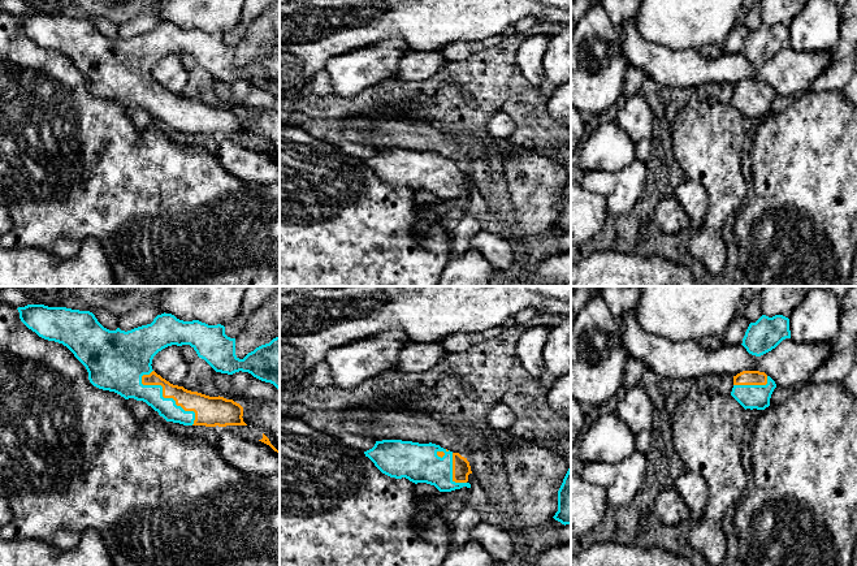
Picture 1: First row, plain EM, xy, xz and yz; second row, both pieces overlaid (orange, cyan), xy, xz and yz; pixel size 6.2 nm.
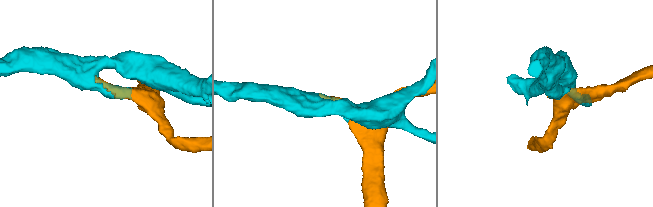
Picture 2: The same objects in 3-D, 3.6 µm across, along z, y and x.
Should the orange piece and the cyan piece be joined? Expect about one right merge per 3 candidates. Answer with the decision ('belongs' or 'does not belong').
belongs

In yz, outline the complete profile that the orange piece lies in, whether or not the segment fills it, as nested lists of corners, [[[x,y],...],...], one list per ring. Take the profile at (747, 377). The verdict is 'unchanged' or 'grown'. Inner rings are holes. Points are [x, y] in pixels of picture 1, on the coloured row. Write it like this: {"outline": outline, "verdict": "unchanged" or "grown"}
{"outline": [[[743,371],[733,376],[731,396],[746,410],[765,410],[776,388],[775,381],[765,372]]], "verdict": "grown"}

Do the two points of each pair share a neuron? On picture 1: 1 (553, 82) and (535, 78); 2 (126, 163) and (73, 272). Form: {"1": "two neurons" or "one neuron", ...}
{"1": "two neurons", "2": "two neurons"}

